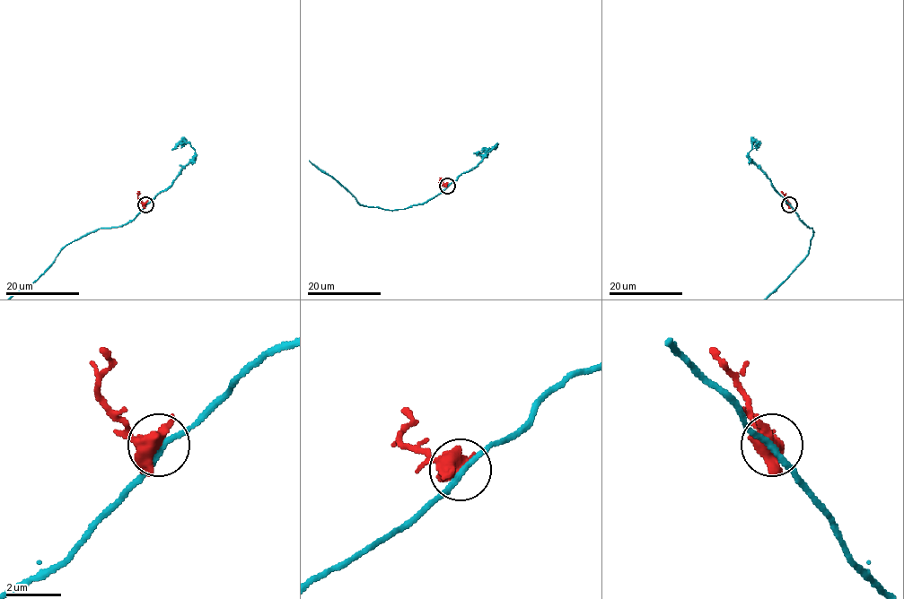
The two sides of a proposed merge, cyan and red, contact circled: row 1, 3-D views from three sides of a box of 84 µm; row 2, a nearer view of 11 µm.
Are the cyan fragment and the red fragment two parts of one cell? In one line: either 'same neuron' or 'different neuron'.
different neuron

